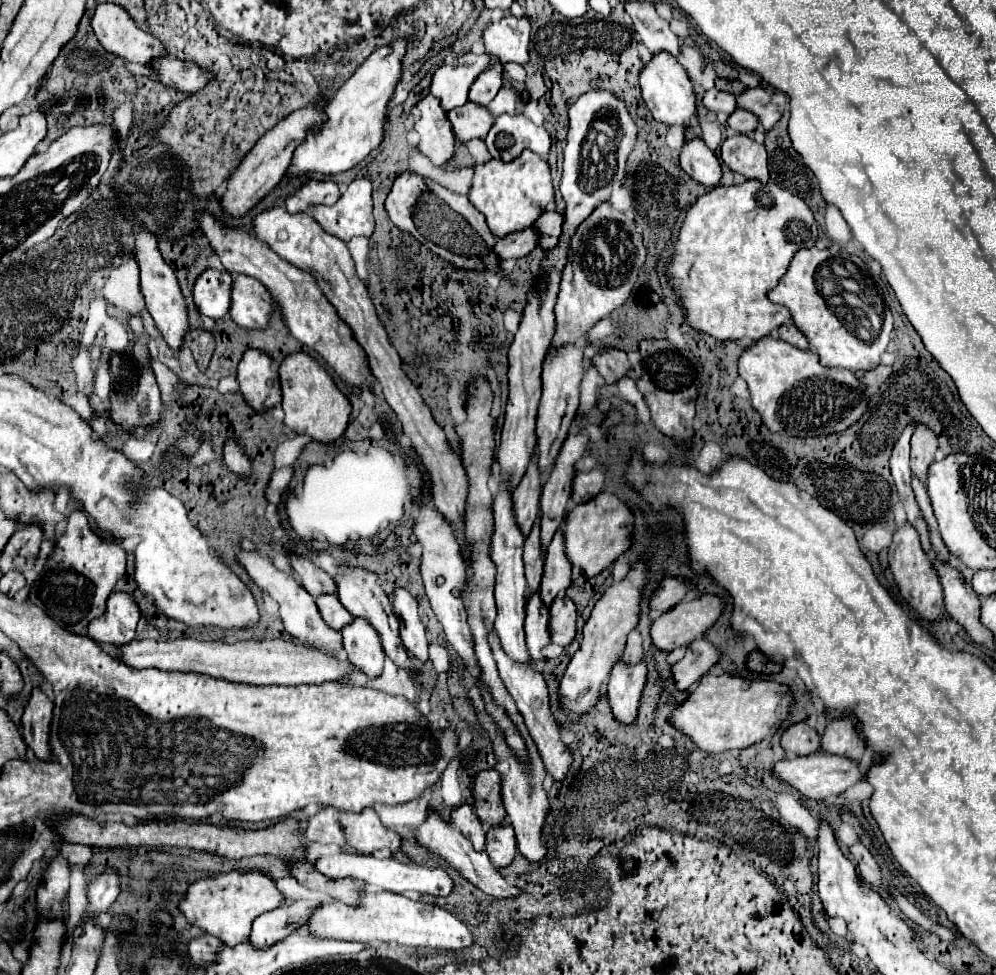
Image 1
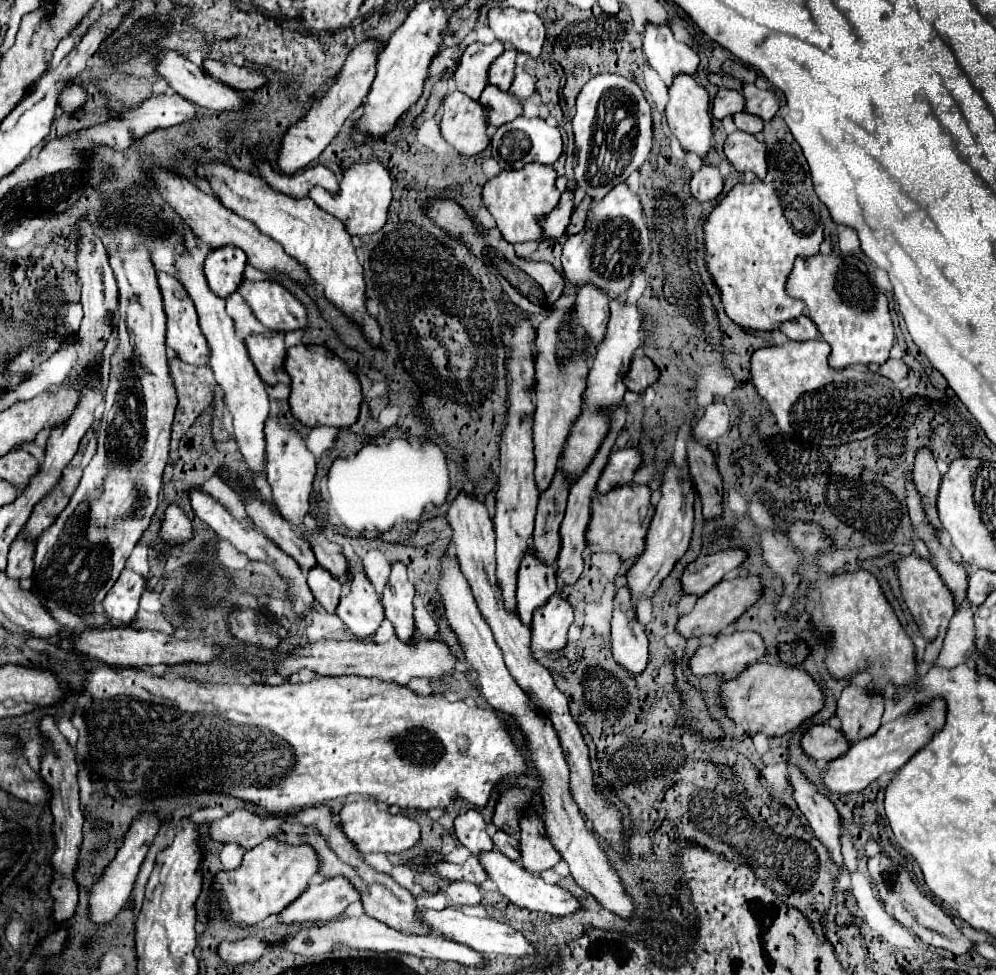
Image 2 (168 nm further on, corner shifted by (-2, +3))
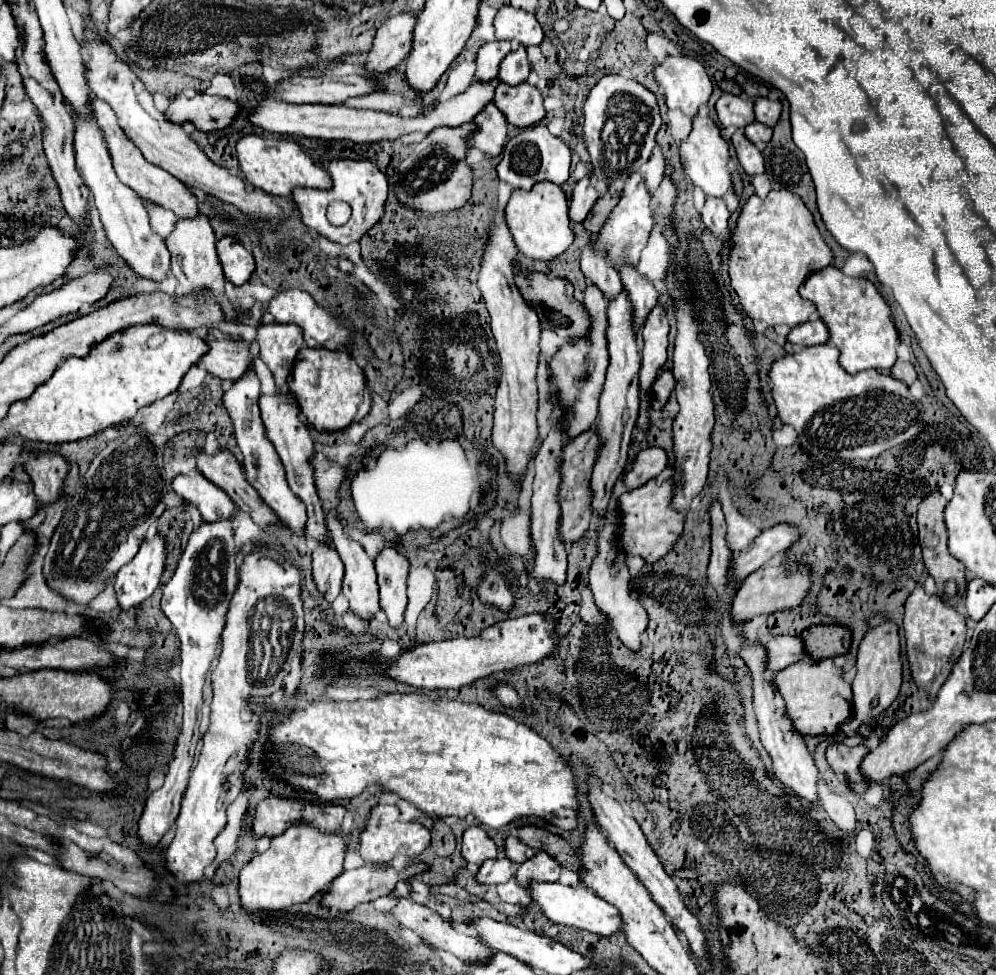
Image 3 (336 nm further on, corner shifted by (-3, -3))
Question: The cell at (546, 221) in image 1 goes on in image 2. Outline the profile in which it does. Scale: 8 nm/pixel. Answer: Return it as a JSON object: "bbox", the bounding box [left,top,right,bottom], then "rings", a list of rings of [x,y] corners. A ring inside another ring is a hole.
{"bbox":[565,197,589,235],"rings":[[[585,197],[575,209],[573,209],[573,215],[571,215],[571,223],[569,223],[569,229],[565,229],[565,235],[573,235],[573,233],[579,233],[585,225],[585,211],[587,211],[587,205],[589,205],[589,197]]]}

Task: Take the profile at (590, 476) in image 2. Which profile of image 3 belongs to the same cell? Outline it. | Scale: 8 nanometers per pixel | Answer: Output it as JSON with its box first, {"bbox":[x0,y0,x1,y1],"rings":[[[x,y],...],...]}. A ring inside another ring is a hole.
{"bbox":[592,291,640,523],"rings":[[[622,291],[614,301],[608,305],[608,351],[610,351],[610,365],[606,373],[606,383],[604,391],[600,395],[600,407],[598,407],[598,435],[602,439],[602,451],[600,457],[594,465],[592,471],[592,491],[594,491],[594,523],[602,517],[606,511],[610,497],[612,497],[612,487],[622,475],[622,469],[628,463],[628,449],[630,449],[630,435],[636,425],[638,417],[638,401],[640,401],[640,387],[638,387],[638,371],[640,371],[640,349],[636,341],[636,329],[634,323],[630,321],[632,309],[630,309],[630,299],[626,297],[626,291]]]}

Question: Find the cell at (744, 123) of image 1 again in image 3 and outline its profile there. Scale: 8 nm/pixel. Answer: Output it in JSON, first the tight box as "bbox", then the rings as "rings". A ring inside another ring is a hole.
{"bbox":[744,123,772,143],"rings":[[[752,123],[752,125],[748,125],[748,127],[744,129],[744,133],[746,133],[746,137],[748,137],[752,143],[758,143],[758,141],[768,143],[768,141],[772,139],[772,129],[766,127],[766,125],[762,125],[762,123]]]}

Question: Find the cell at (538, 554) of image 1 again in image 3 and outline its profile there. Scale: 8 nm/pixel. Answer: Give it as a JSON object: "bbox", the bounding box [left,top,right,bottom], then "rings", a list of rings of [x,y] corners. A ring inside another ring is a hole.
{"bbox":[560,425,602,545],"rings":[[[592,425],[586,433],[580,433],[578,437],[570,439],[564,447],[564,461],[562,461],[562,485],[560,485],[560,505],[562,505],[562,519],[560,519],[560,535],[570,545],[584,537],[586,529],[590,527],[590,501],[592,501],[592,489],[590,489],[590,473],[594,469],[594,461],[598,459],[598,449],[602,447],[602,441],[598,441],[596,427]]]}

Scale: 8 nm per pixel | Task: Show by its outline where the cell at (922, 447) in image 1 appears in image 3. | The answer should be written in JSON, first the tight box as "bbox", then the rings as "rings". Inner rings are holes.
{"bbox":[918,491,966,608],"rings":[[[934,491],[930,493],[920,509],[918,509],[918,527],[920,527],[920,547],[922,547],[922,553],[924,553],[924,563],[926,563],[926,569],[928,573],[932,575],[932,579],[938,583],[939,591],[943,591],[944,583],[946,581],[953,580],[958,584],[958,589],[960,593],[948,601],[948,604],[954,608],[958,605],[958,597],[963,596],[966,590],[966,579],[965,579],[965,567],[956,561],[950,551],[948,551],[948,535],[946,535],[946,525],[944,525],[944,507],[946,507],[946,499]]]}

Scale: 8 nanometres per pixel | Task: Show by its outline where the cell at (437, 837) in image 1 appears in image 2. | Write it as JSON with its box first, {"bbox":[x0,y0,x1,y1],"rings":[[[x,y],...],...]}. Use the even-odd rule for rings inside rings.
{"bbox":[477,851,579,915],"rings":[[[487,851],[487,853],[481,853],[477,855],[479,863],[483,865],[487,877],[497,885],[497,891],[507,897],[513,905],[517,907],[525,907],[525,909],[533,909],[533,911],[543,911],[543,913],[549,913],[549,915],[569,915],[573,911],[579,909],[579,901],[565,889],[561,889],[559,885],[549,885],[545,883],[539,875],[533,875],[529,871],[525,871],[523,867],[519,867],[515,861],[507,859],[503,853],[499,851]]]}

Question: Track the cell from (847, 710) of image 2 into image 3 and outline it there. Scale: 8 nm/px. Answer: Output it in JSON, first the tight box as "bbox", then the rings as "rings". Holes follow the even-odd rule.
{"bbox":[852,621,902,721],"rings":[[[886,621],[878,627],[868,629],[860,647],[858,647],[856,677],[852,681],[854,717],[860,721],[874,719],[880,711],[890,707],[890,703],[898,697],[900,683],[902,683],[902,659],[900,659],[898,625],[892,621]]]}

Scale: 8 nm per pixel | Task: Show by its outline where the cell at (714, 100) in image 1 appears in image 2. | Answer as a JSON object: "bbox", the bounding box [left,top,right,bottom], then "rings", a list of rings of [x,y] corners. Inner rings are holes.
{"bbox":[713,89,745,119],"rings":[[[719,89],[715,99],[713,99],[713,117],[723,119],[729,115],[735,115],[739,111],[743,111],[745,107],[745,99],[741,95],[741,91],[731,91],[731,89]]]}

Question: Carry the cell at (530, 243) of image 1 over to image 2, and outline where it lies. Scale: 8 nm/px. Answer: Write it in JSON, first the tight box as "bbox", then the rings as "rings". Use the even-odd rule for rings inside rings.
{"bbox":[541,191,573,239],"rings":[[[565,191],[557,203],[557,207],[541,219],[541,237],[543,239],[559,239],[569,225],[569,215],[573,211],[573,191]]]}

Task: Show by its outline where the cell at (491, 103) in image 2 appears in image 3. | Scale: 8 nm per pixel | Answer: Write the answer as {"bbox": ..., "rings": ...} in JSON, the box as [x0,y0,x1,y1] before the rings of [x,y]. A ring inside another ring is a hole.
{"bbox":[494,81,546,127],"rings":[[[526,81],[522,85],[498,85],[494,103],[502,113],[506,115],[510,125],[516,127],[532,127],[540,119],[546,117],[544,109],[544,95],[538,87],[528,85]]]}

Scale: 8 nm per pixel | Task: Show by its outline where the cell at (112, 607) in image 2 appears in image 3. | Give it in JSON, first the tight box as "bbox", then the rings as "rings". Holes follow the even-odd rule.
{"bbox":[114,533,166,609],"rings":[[[156,533],[150,541],[144,539],[136,557],[116,573],[114,587],[116,587],[116,597],[120,601],[120,607],[130,609],[130,607],[136,607],[138,603],[142,603],[144,599],[148,599],[154,593],[154,589],[158,587],[164,567],[166,567],[166,539],[160,533]]]}

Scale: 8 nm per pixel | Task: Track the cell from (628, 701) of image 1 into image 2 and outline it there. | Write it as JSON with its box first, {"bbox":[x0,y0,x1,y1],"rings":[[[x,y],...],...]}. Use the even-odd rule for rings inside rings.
{"bbox":[611,587,647,675],"rings":[[[625,587],[617,589],[615,611],[611,619],[611,641],[613,657],[631,675],[641,675],[647,667],[647,635],[643,625],[637,621]]]}

